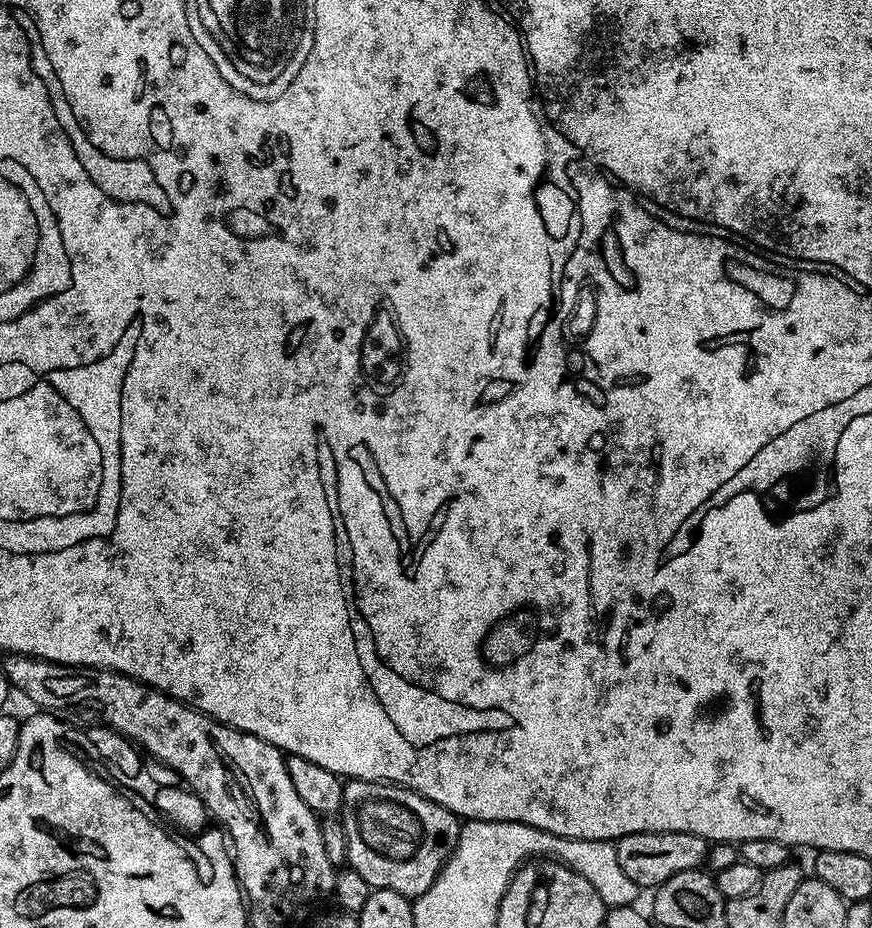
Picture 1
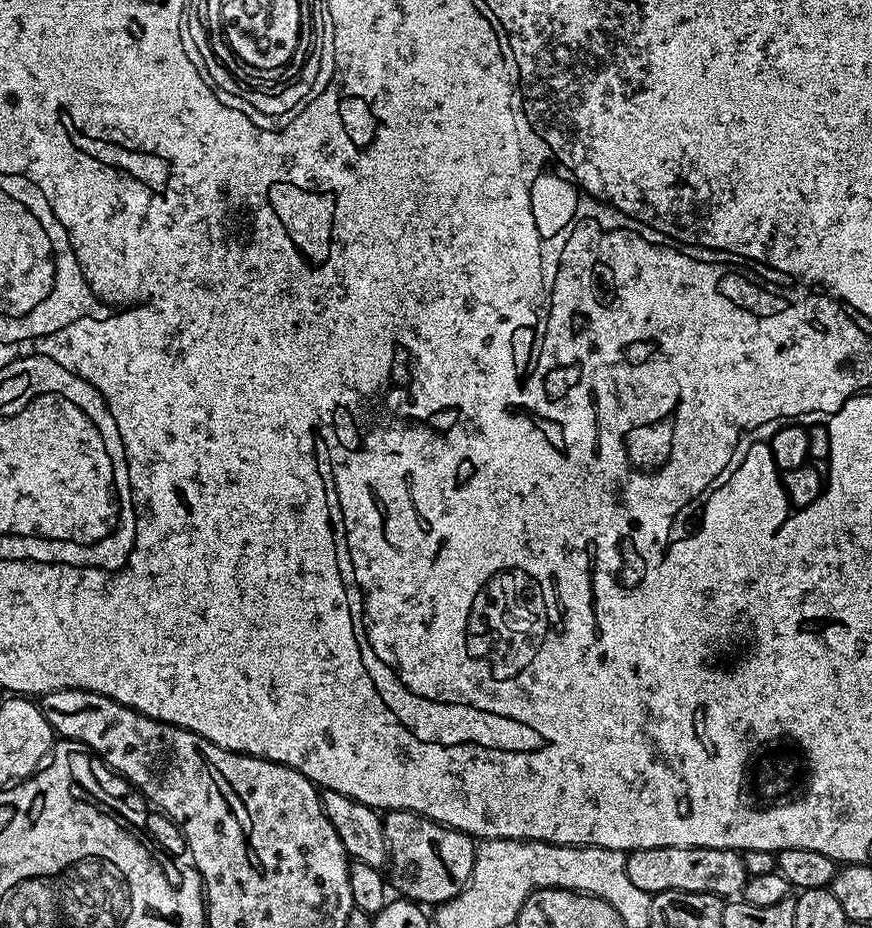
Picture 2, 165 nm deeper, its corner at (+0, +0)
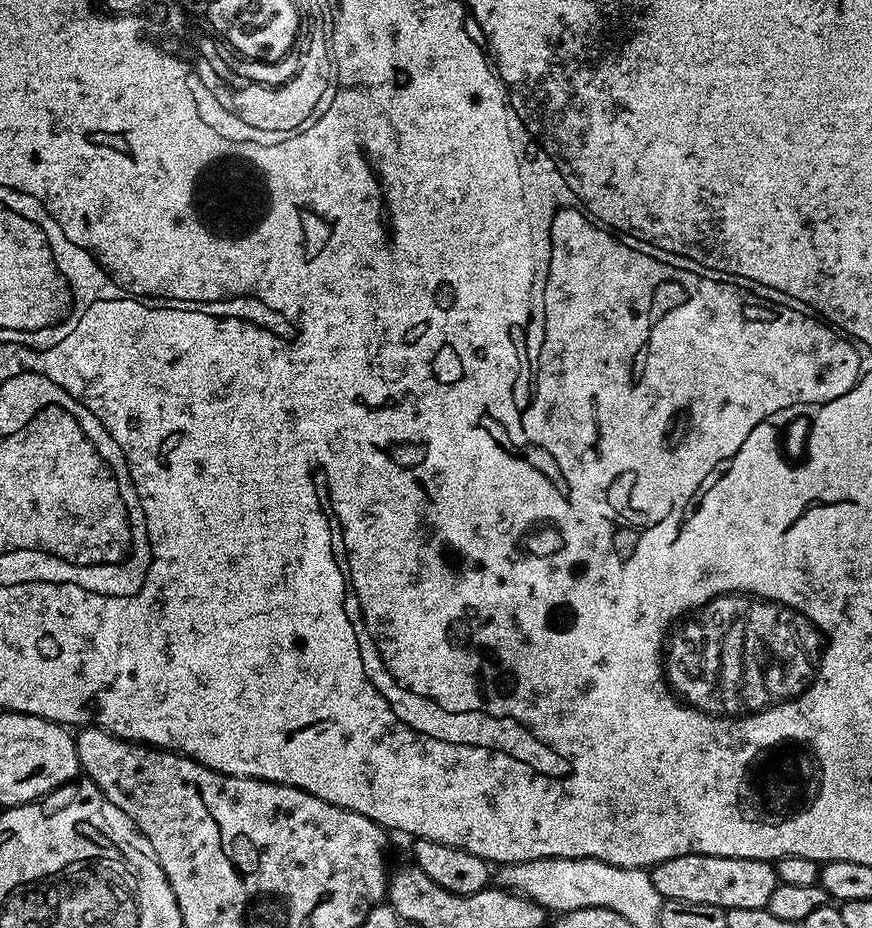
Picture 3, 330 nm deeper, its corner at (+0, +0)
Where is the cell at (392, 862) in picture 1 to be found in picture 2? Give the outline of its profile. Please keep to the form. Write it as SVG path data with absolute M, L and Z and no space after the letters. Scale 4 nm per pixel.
M398 810L388 812L384 816L384 833L388 843L388 864L392 868L390 872L390 884L396 888L401 897L411 900L421 906L439 906L445 904L450 898L462 894L462 890L470 882L470 874L474 870L476 861L477 841L468 836L465 832L459 832L453 828L448 828L444 824L434 822L425 816L419 816L417 812L407 812Z

